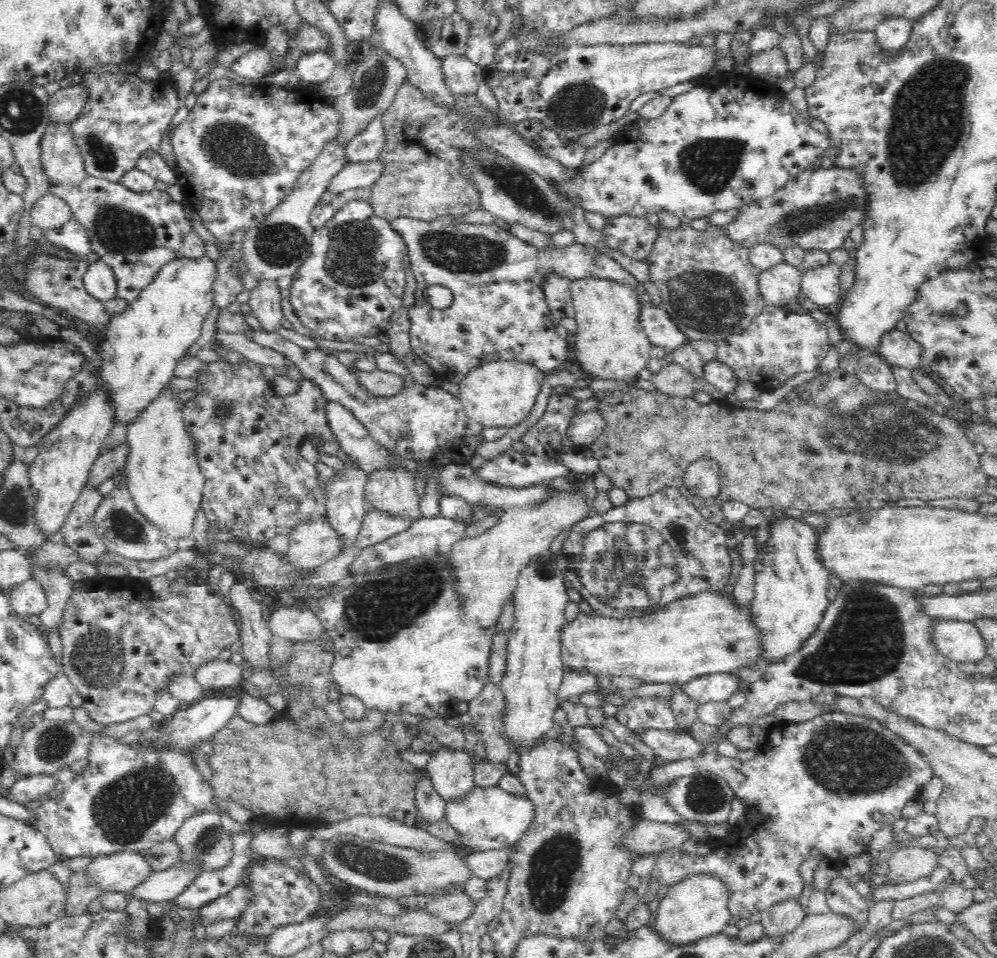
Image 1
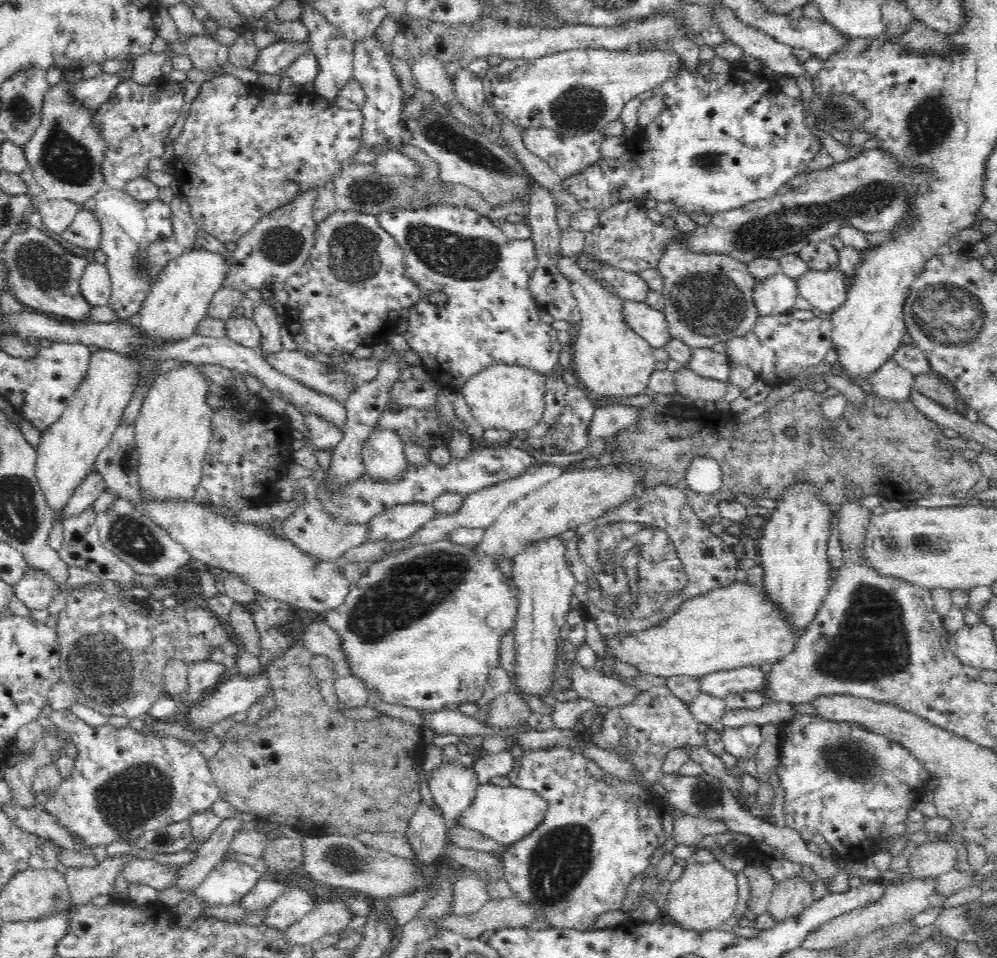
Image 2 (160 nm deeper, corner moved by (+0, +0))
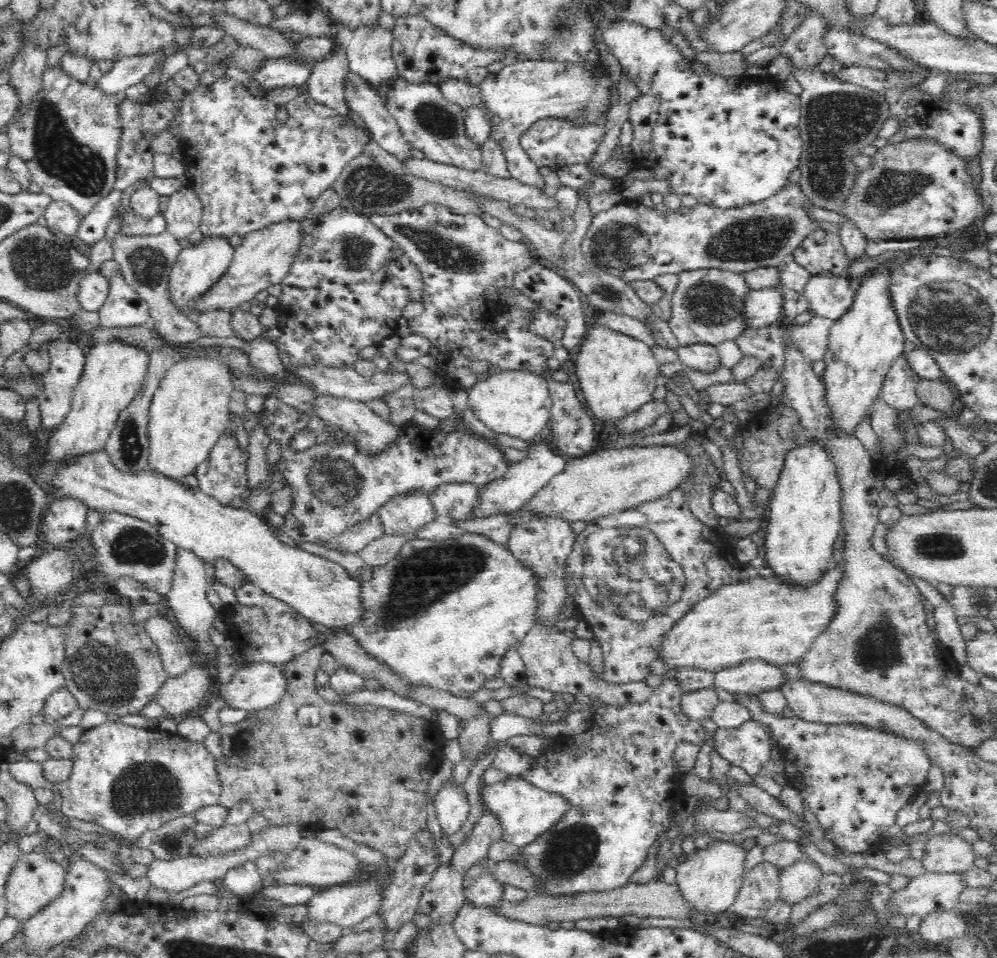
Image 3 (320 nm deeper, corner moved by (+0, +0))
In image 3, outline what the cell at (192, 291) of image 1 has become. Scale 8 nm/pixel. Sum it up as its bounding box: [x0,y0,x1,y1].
[167,236,234,315]

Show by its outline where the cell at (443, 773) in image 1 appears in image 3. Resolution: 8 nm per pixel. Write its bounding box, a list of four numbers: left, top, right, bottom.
[433,780,470,835]

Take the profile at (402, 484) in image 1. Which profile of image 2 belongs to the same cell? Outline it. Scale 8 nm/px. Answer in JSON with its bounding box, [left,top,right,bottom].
[362,425,410,483]

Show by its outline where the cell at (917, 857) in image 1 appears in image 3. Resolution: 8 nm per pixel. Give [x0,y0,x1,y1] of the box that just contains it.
[921,832,976,872]

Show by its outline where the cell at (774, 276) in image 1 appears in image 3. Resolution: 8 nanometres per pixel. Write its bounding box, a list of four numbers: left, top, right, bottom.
[744,285,784,328]

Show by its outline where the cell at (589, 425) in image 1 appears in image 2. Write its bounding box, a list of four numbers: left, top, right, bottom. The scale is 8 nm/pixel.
[587,404,637,440]

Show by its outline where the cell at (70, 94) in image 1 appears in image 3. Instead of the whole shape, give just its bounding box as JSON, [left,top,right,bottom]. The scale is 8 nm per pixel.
[95,51,163,101]

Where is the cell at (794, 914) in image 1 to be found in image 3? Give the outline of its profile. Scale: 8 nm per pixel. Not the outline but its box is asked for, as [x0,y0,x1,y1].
[779,859,823,906]

